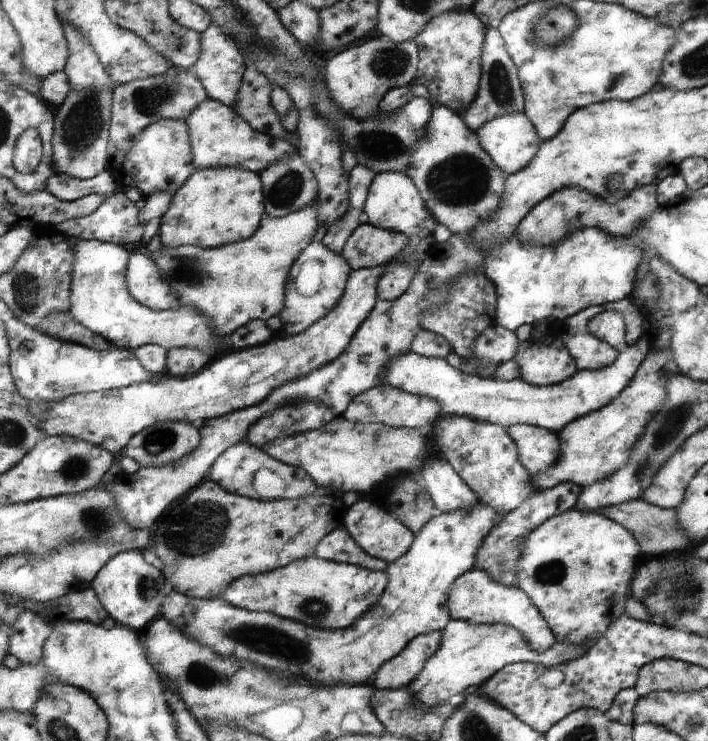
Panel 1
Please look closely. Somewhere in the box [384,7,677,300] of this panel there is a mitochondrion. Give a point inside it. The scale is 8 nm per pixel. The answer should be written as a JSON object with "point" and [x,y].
{"point":[459,181]}

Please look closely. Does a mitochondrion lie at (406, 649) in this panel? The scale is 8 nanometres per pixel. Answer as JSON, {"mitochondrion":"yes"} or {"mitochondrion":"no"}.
{"mitochondrion":"no"}

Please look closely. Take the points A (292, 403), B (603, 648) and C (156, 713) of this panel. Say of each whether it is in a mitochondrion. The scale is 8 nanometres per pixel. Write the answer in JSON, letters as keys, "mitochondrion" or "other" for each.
{"A":"other","B":"other","C":"other"}

